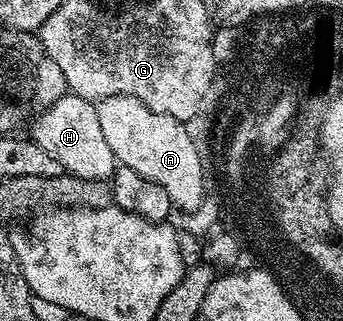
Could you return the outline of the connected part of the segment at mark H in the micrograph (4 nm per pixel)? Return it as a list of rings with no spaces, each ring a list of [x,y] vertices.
[[[66,94],[54,105],[40,112],[31,120],[30,137],[38,143],[50,157],[58,160],[58,165],[69,175],[77,175],[83,179],[111,180],[118,164],[114,153],[102,133],[102,124],[98,121],[96,103],[74,94]]]

